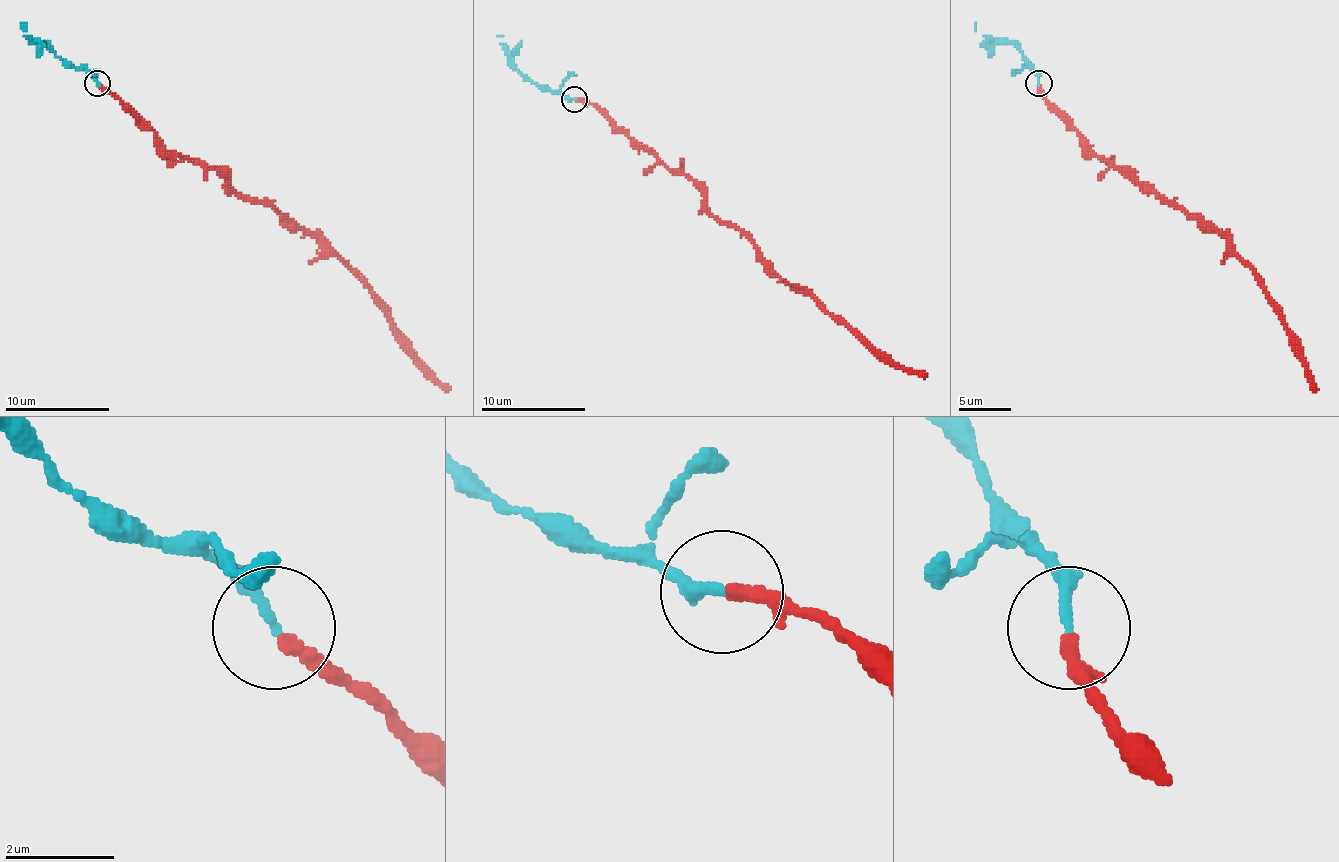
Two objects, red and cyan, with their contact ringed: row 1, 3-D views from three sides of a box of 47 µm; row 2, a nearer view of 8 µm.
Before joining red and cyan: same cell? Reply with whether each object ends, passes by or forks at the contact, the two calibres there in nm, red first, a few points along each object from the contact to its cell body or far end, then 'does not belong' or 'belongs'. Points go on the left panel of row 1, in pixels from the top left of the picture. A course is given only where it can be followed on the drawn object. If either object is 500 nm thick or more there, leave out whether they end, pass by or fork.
red ends there; cyan ends there; 240 nm thick on the red side, 200 nm on the other; red runs (99, 85), (167, 151), (215, 167), (243, 198), (267, 201), (319, 240), (369, 290), (395, 339), (448, 392); cyan runs (97, 83), (84, 70), (65, 64), (44, 43), (31, 43), (21, 22); belongs

